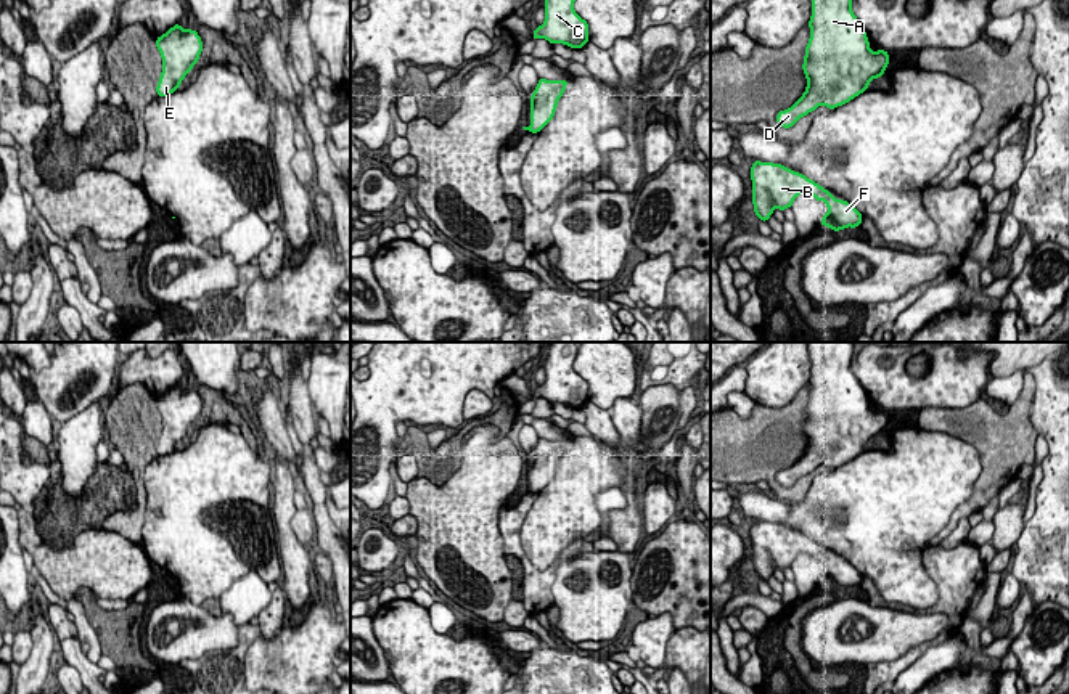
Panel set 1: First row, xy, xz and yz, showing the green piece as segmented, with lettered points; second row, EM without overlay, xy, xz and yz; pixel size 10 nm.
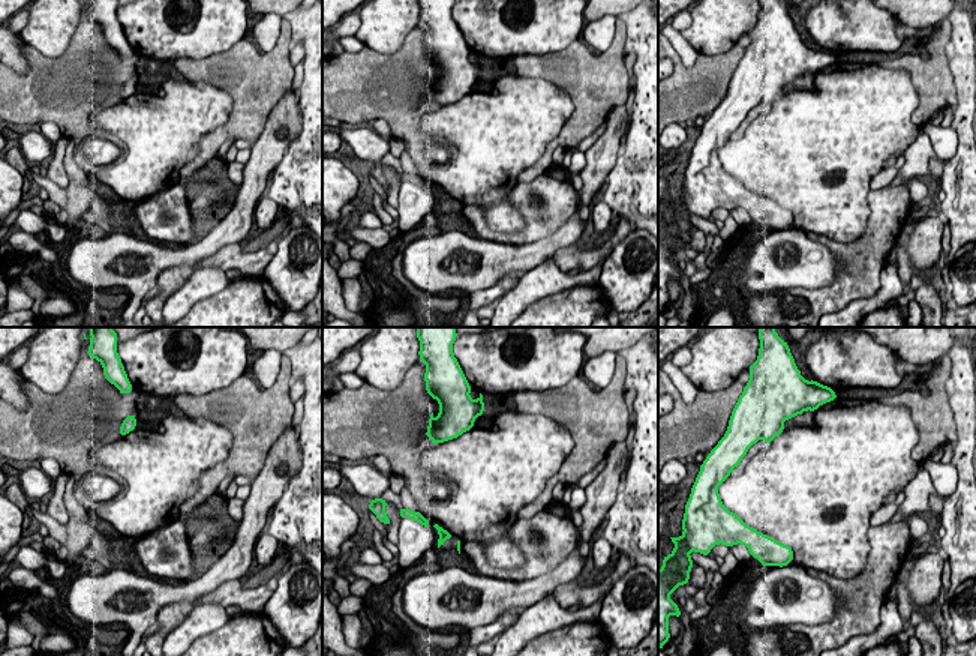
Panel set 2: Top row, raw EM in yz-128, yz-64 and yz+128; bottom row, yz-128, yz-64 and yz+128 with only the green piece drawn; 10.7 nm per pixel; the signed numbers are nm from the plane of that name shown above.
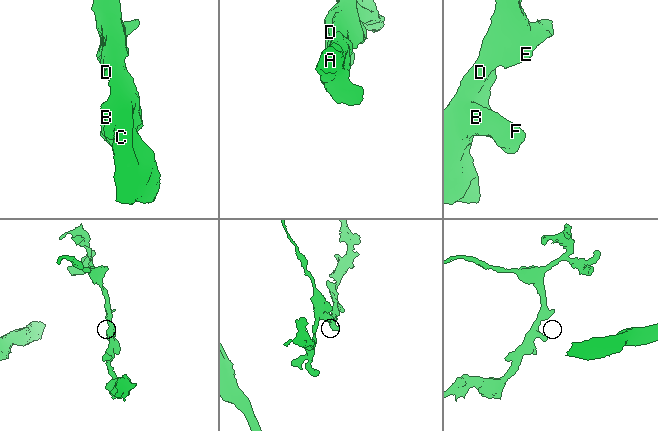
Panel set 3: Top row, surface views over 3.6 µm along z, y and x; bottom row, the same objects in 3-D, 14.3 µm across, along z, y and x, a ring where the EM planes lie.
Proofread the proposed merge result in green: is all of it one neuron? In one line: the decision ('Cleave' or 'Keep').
Keep

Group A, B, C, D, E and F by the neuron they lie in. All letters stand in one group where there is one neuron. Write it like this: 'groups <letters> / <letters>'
groups A B C D E F

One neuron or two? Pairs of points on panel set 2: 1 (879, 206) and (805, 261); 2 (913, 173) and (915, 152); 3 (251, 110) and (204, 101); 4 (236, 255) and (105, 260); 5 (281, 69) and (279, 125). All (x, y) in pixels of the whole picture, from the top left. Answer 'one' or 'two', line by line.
1: two
2: one
3: two
4: two
5: two

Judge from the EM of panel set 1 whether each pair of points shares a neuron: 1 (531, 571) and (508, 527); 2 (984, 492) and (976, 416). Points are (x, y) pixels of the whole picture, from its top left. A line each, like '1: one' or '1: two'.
1: one
2: one

